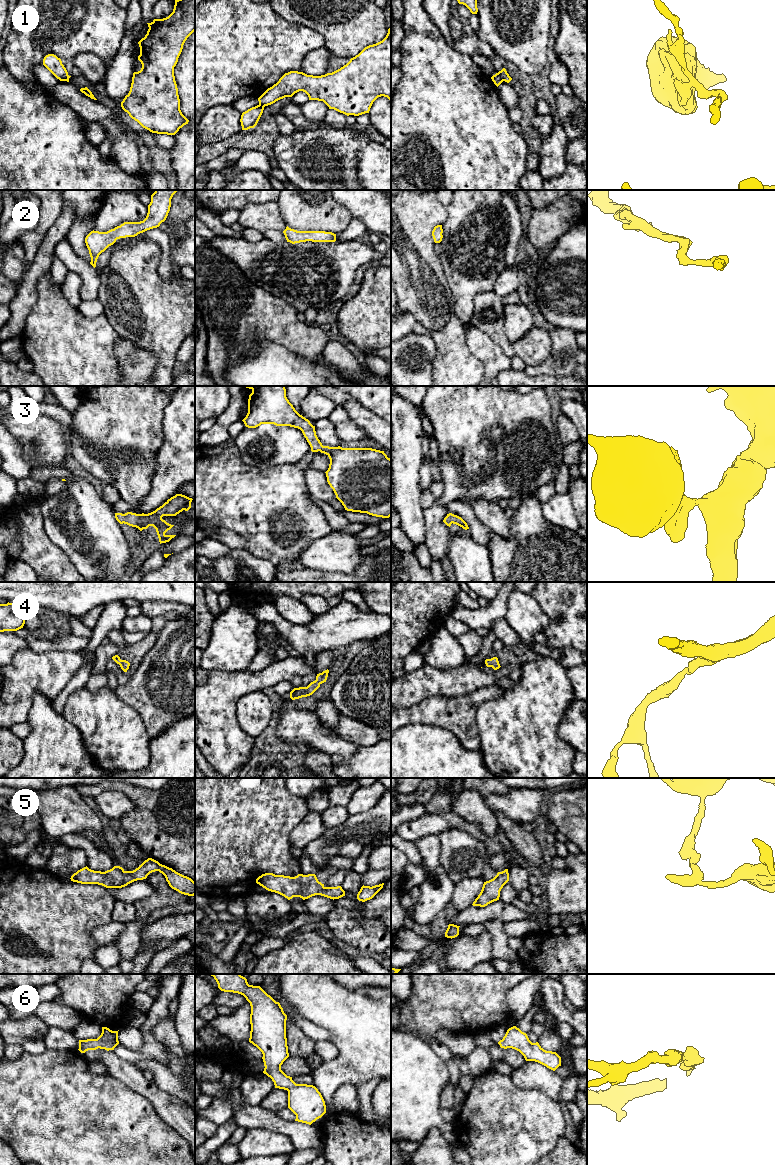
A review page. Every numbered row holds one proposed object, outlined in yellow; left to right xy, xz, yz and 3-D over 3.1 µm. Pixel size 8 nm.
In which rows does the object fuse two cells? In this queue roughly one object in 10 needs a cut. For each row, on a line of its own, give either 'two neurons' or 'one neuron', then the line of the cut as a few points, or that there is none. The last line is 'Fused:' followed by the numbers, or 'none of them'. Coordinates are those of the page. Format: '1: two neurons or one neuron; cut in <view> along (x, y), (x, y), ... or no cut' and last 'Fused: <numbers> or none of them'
1: two neurons; cut in yz along (498, 72), (503, 80)
2: one neuron; no cut
3: one neuron; no cut
4: one neuron; no cut
5: one neuron; no cut
6: one neuron; no cut
Fused: 1

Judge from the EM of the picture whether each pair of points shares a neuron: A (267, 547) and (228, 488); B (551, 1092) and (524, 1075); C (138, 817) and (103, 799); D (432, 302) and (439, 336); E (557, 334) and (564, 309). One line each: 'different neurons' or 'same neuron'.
A: same neuron
B: same neuron
C: different neurons
D: different neurons
E: different neurons

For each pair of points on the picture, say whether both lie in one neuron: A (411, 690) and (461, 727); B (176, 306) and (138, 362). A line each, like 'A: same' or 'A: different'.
A: different
B: different

